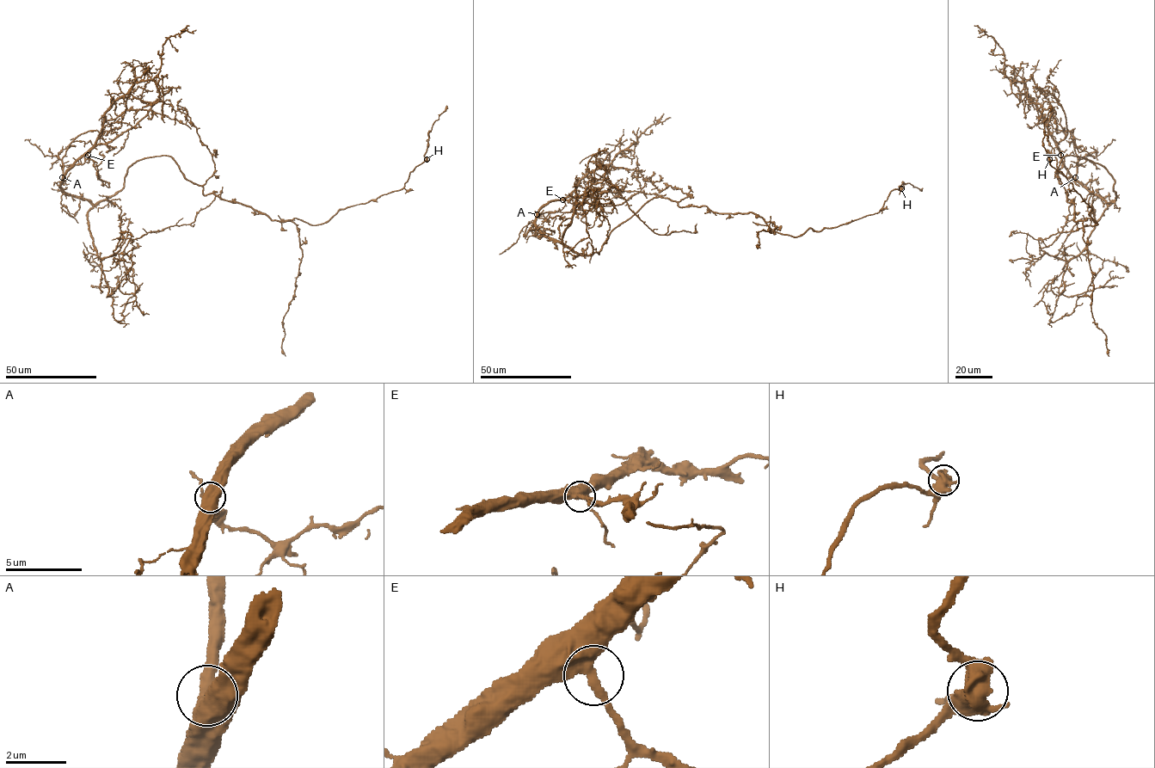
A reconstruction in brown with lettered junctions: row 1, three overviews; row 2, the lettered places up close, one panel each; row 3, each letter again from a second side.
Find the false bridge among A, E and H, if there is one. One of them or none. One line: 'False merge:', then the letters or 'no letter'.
False merge: no letter

